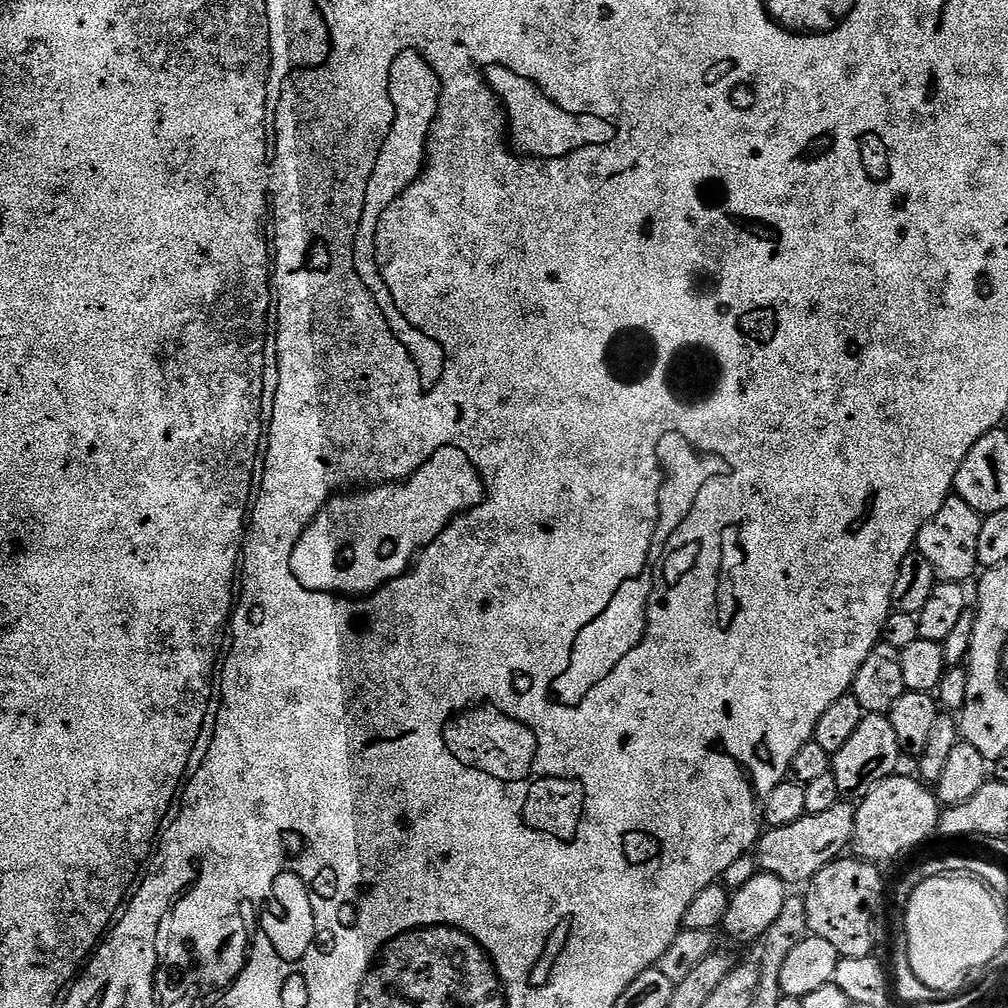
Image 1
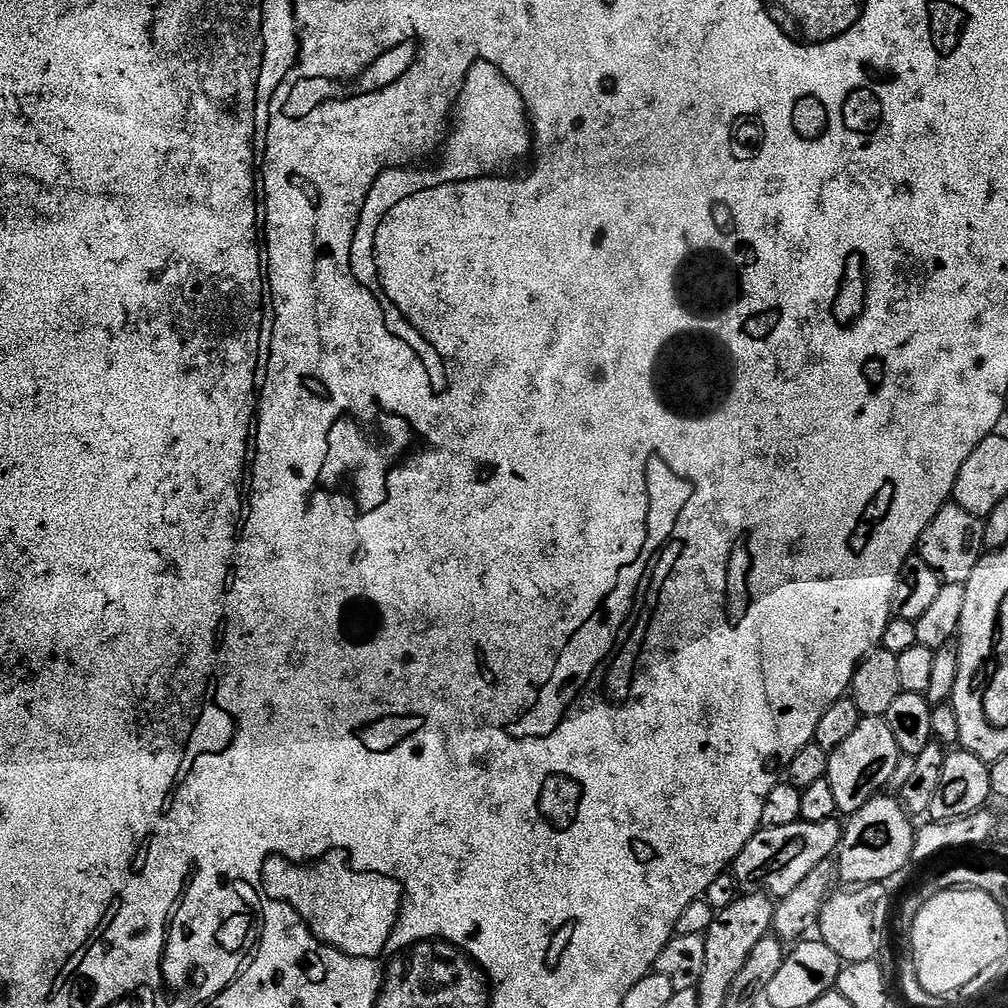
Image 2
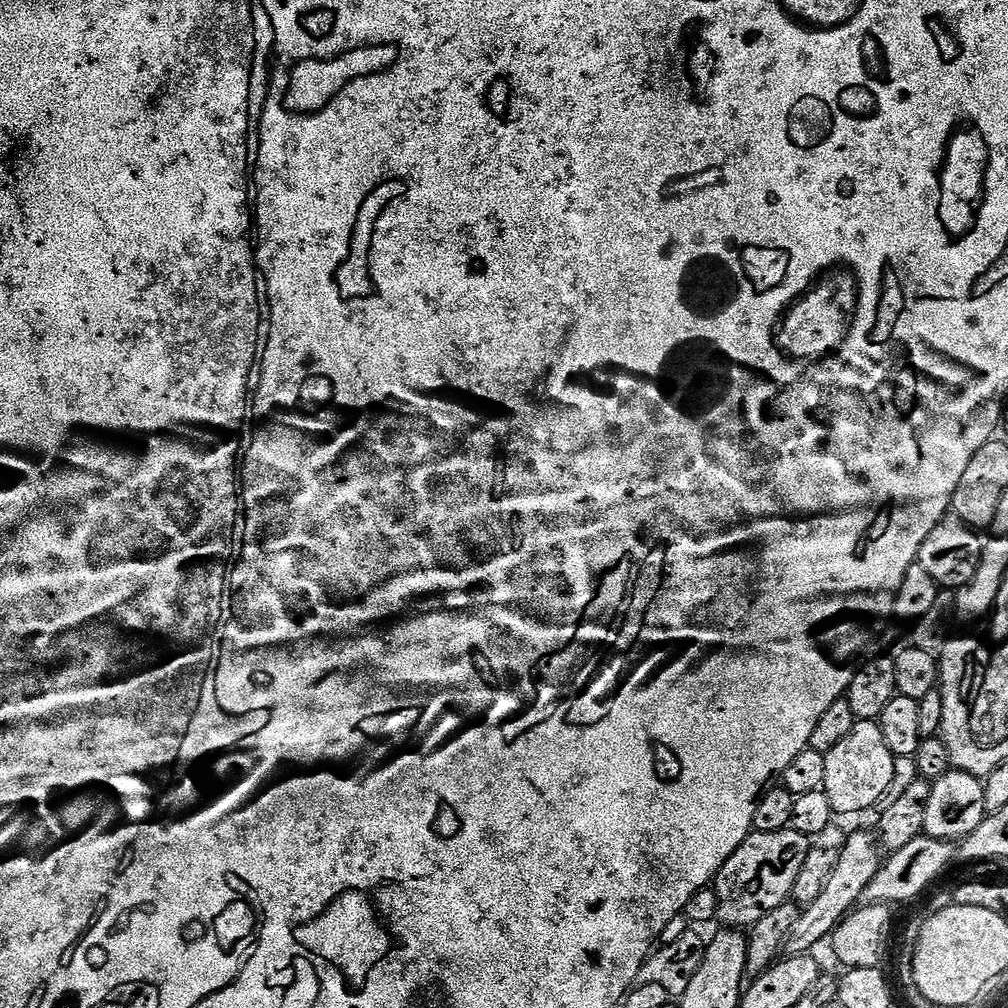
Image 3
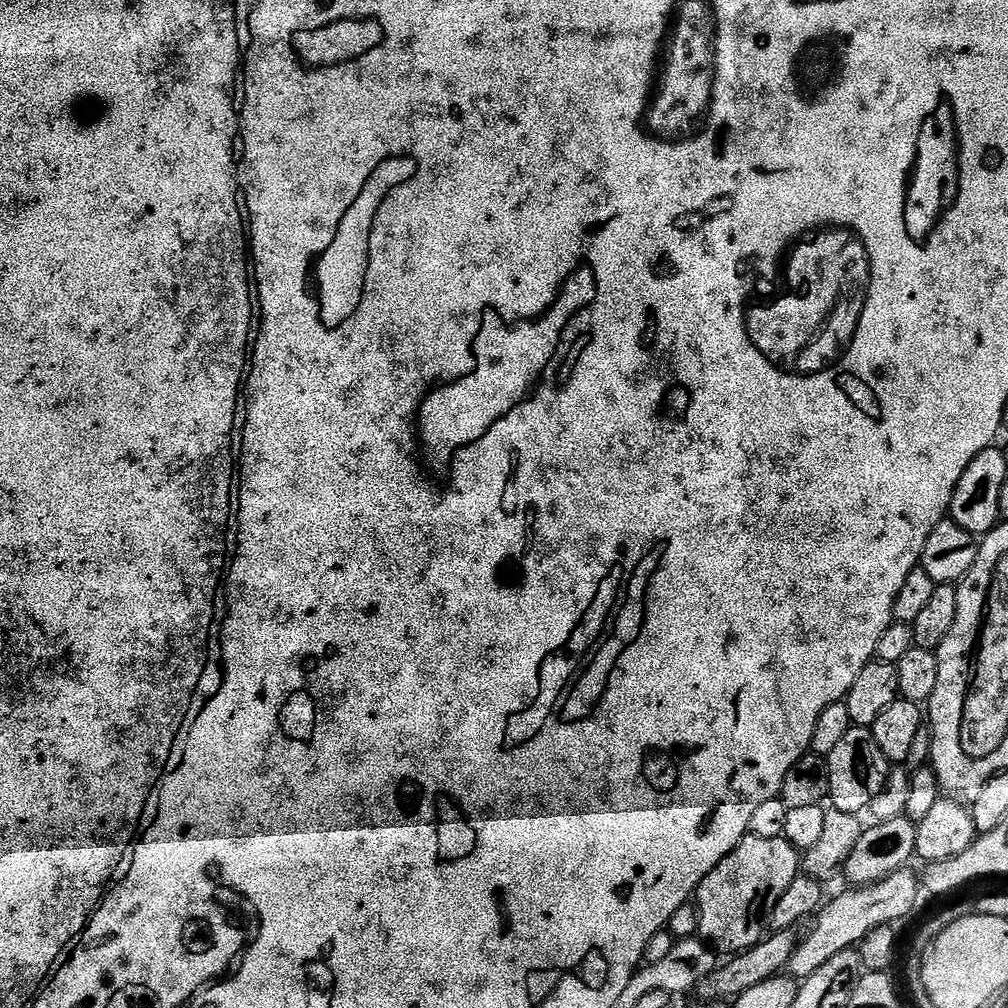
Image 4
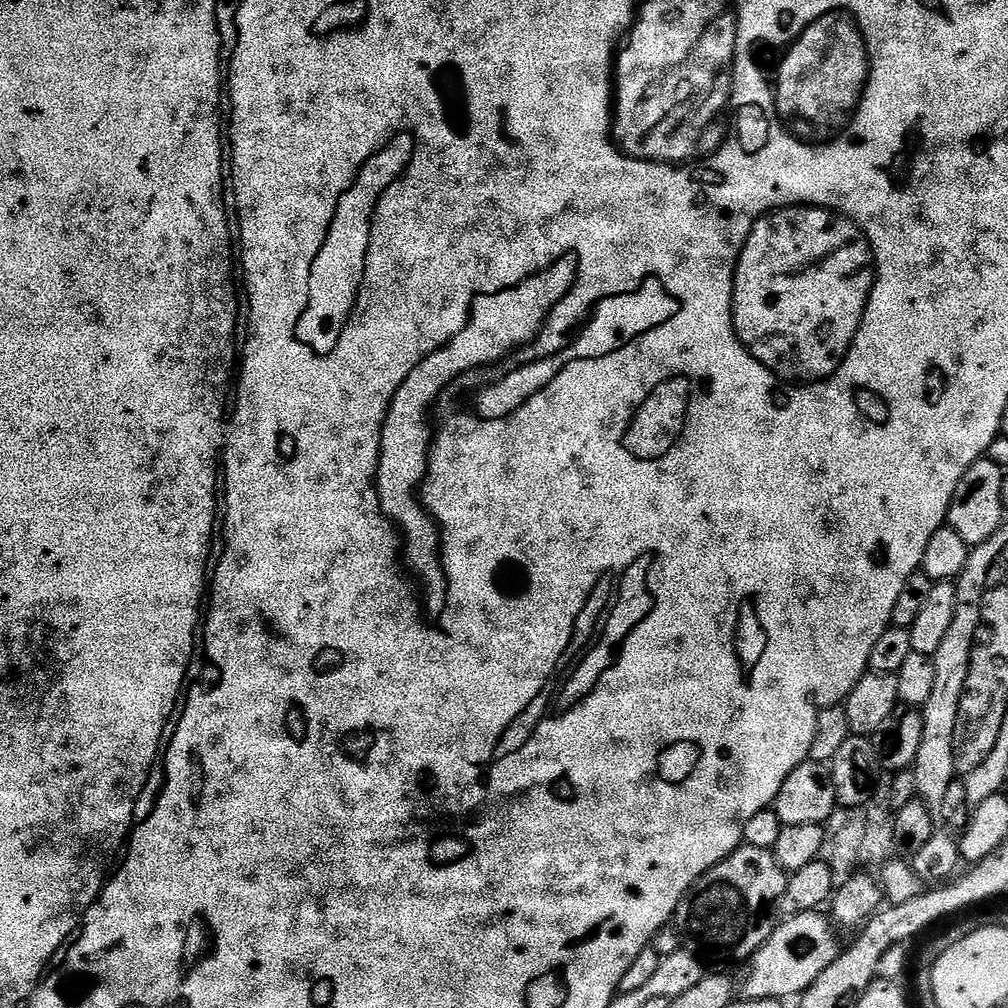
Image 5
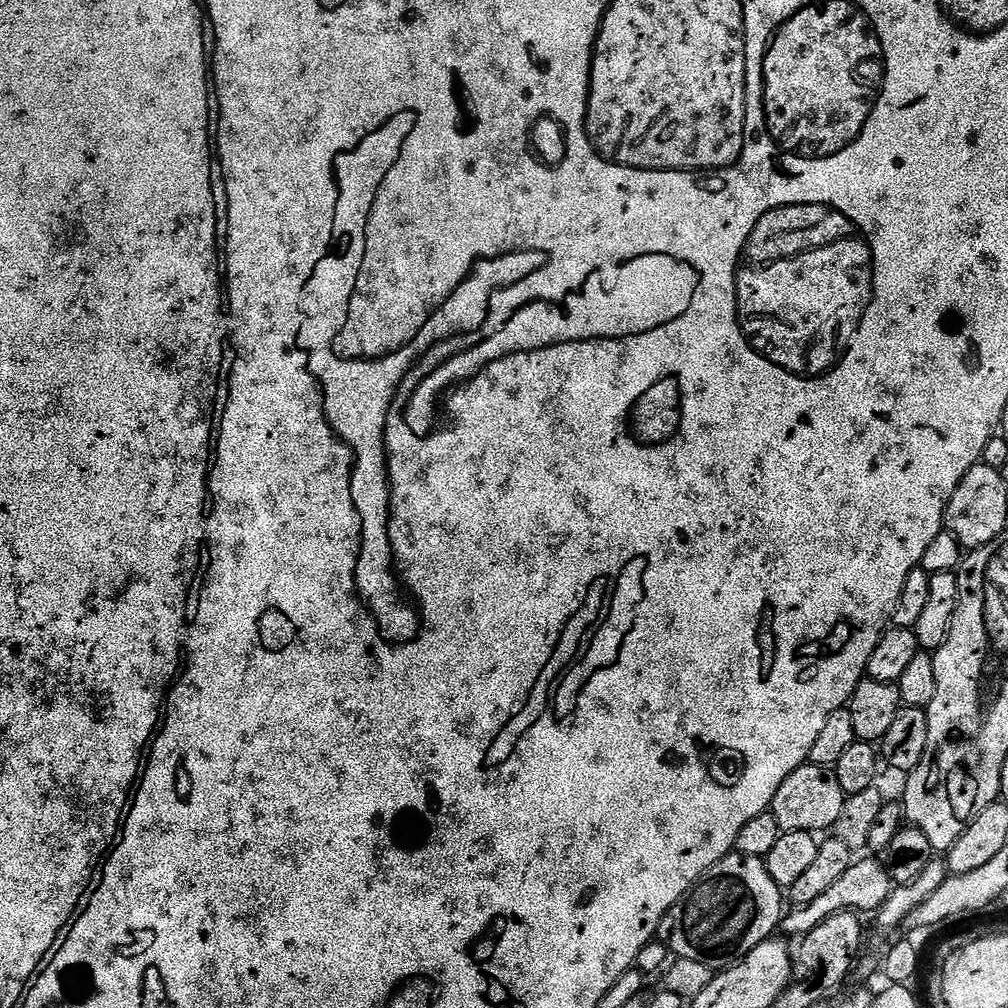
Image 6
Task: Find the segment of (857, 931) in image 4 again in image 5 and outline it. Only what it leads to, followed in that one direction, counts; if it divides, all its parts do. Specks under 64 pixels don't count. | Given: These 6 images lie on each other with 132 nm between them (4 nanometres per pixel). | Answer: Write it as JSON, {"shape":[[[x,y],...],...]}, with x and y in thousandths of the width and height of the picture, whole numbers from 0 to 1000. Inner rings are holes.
{"shape":[[[811,903],[775,912],[767,920],[764,931],[741,957],[742,969],[736,972],[736,988],[739,992],[781,993],[781,988],[793,990],[807,974],[833,949],[835,936],[829,930],[826,914],[816,904]]]}

